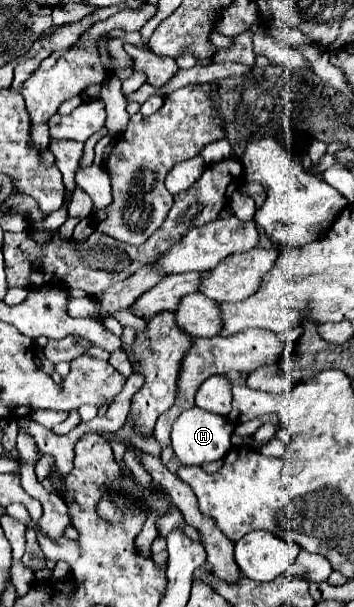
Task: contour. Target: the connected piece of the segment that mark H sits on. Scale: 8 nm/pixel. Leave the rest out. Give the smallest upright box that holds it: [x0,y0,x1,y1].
[172,406,234,466]

